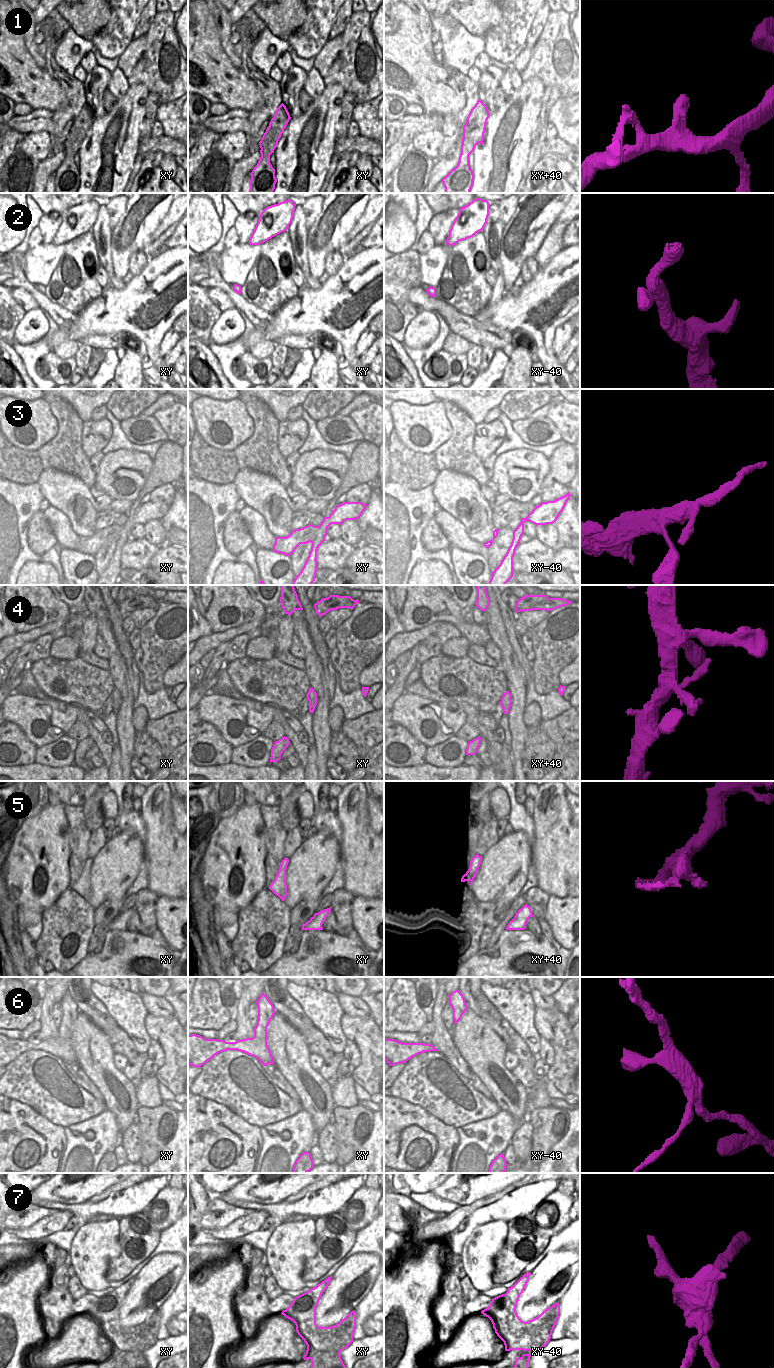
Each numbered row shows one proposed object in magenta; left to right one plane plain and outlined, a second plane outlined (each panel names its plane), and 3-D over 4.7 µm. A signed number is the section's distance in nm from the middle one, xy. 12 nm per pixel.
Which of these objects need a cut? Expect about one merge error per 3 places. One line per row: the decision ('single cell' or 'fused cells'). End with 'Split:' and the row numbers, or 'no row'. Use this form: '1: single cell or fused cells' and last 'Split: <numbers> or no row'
1: single cell
2: single cell
3: single cell
4: single cell
5: fused cells
6: single cell
7: fused cells
Split: 5, 7

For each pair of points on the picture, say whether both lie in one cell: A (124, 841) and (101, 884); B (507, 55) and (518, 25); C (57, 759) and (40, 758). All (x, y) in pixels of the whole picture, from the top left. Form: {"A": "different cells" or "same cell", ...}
{"A": "same cell", "B": "same cell", "C": "same cell"}

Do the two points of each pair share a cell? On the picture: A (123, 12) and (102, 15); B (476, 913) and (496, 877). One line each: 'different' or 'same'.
A: different
B: different

